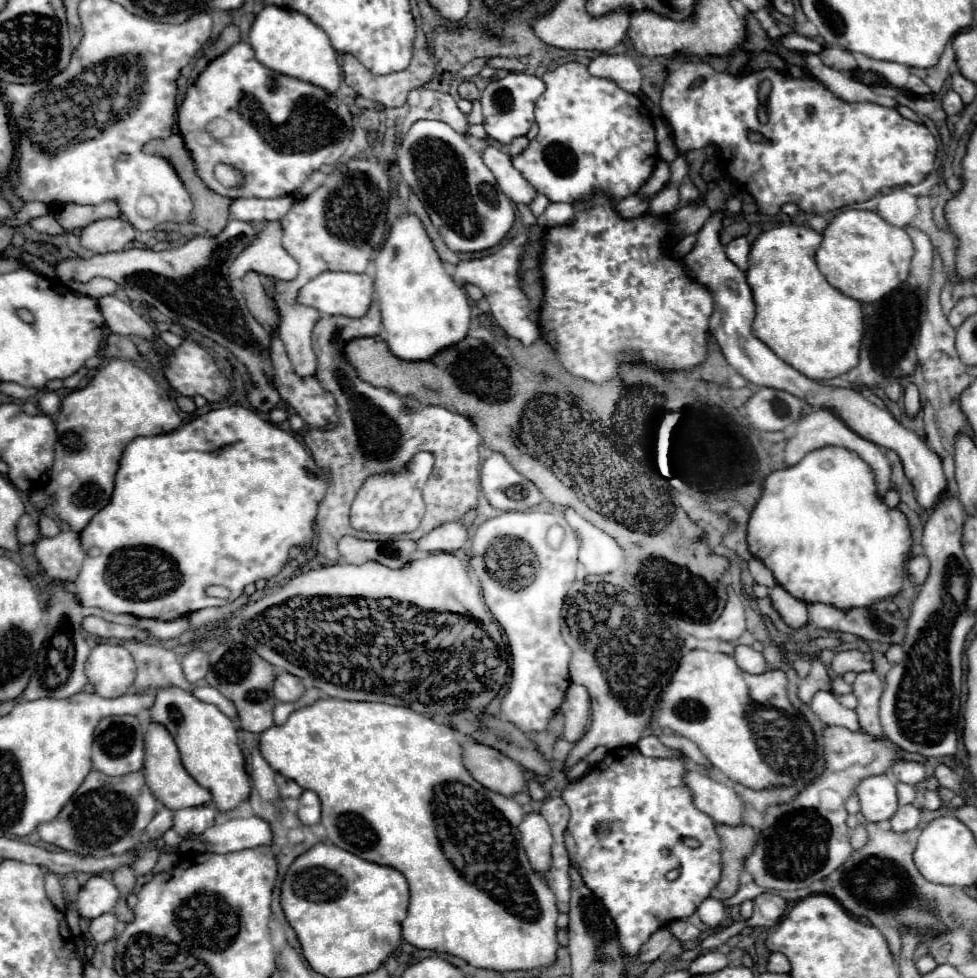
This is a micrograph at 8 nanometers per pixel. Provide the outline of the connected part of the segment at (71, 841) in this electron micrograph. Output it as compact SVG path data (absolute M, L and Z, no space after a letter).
M92 770L82 782L82 786L76 790L76 794L68 800L68 804L60 810L60 814L50 822L40 824L36 828L36 834L40 836L40 840L50 842L62 850L78 852L78 856L112 856L112 854L128 852L138 844L138 840L144 836L148 822L154 818L154 812L156 812L156 798L146 786L142 772L110 778L102 772Z

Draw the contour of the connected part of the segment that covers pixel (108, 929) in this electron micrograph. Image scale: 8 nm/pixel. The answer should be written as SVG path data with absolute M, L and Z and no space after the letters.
M106 912L106 916L98 916L98 920L90 922L90 938L94 942L108 942L114 938L114 924L116 916L112 912Z

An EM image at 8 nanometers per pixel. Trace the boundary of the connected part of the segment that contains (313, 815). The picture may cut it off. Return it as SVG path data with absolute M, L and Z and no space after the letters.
M304 790L300 796L300 808L298 808L298 818L302 824L312 826L320 822L320 800L316 792Z

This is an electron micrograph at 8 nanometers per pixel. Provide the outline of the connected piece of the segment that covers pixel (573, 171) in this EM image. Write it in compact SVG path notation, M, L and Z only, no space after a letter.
M568 62L542 76L546 92L536 102L538 134L524 152L520 152L512 164L514 168L550 202L574 202L584 194L600 188L606 190L612 200L622 200L638 192L652 176L658 162L658 148L654 140L652 118L642 108L638 96L624 92L614 82L596 78L580 62Z

